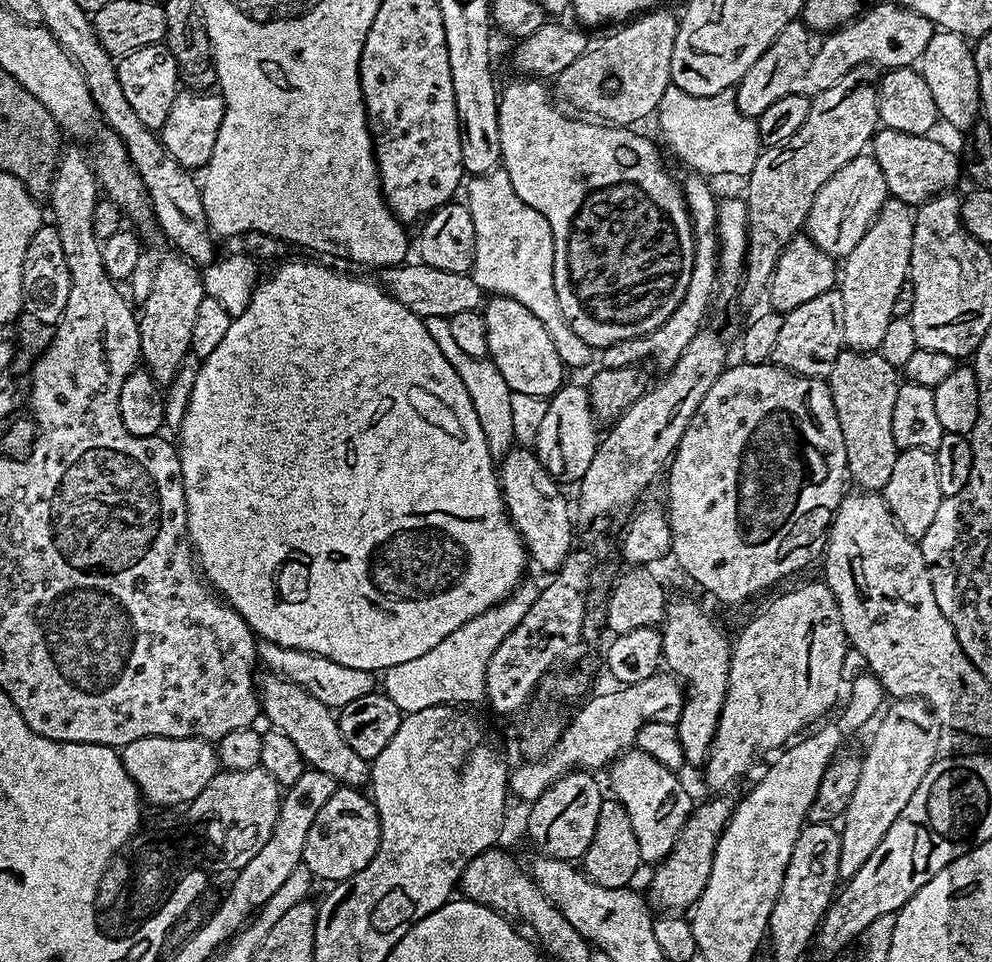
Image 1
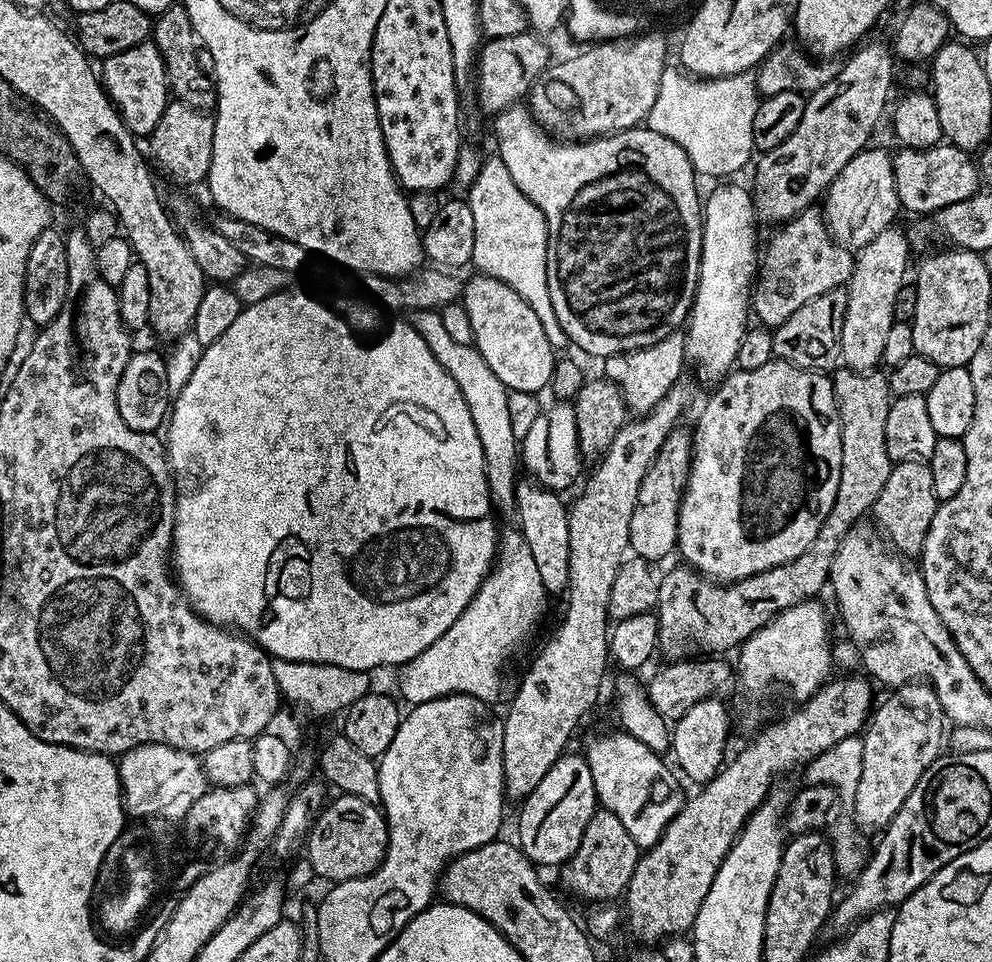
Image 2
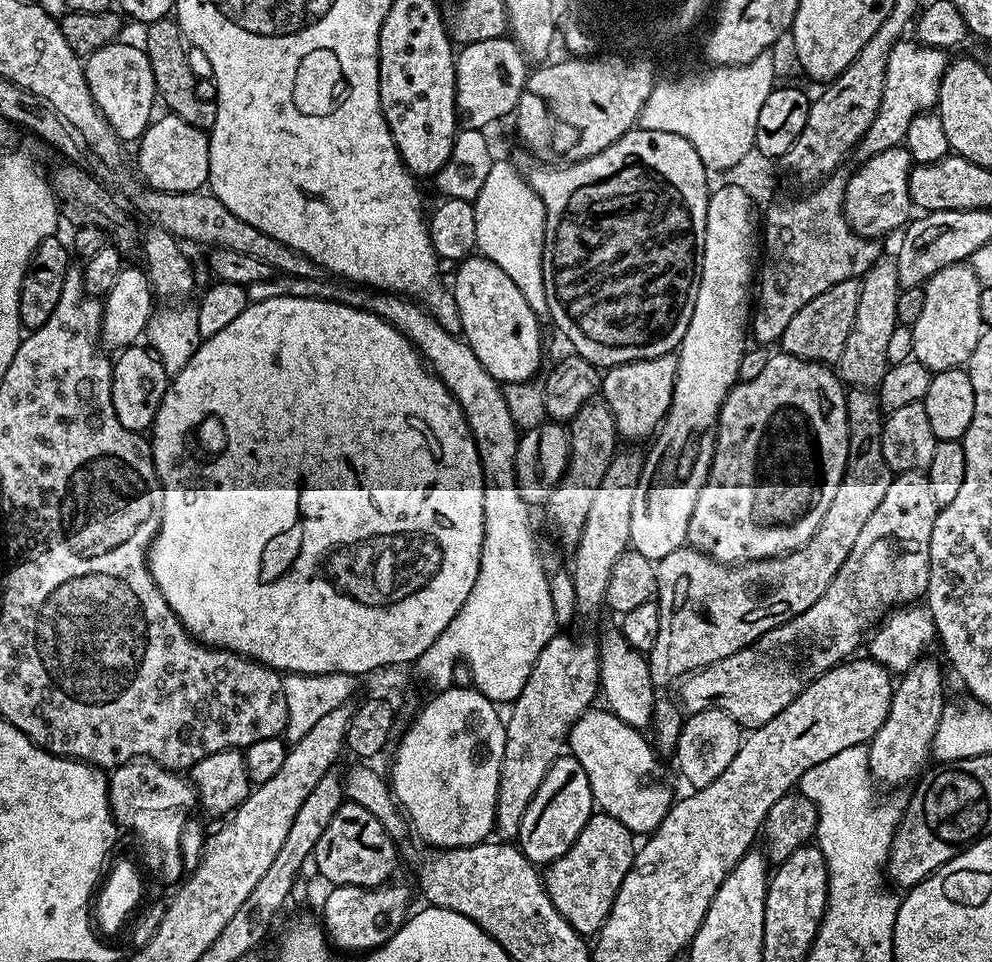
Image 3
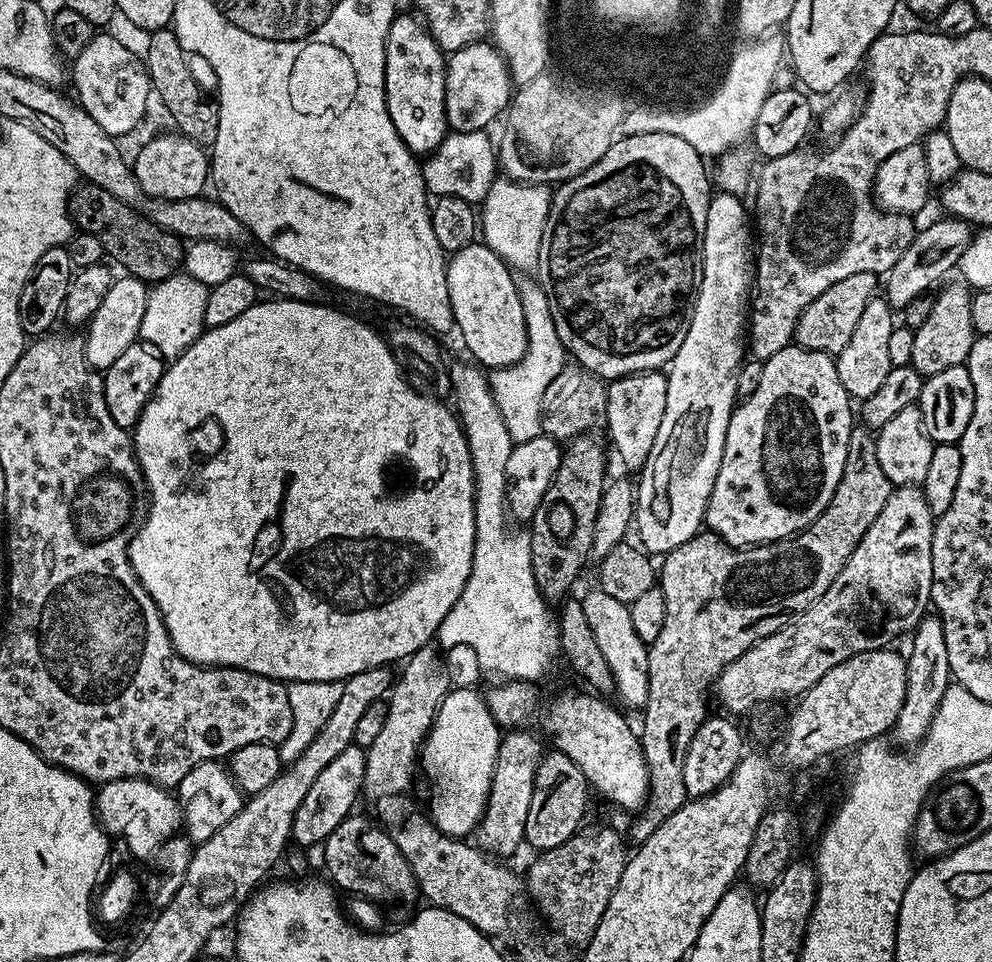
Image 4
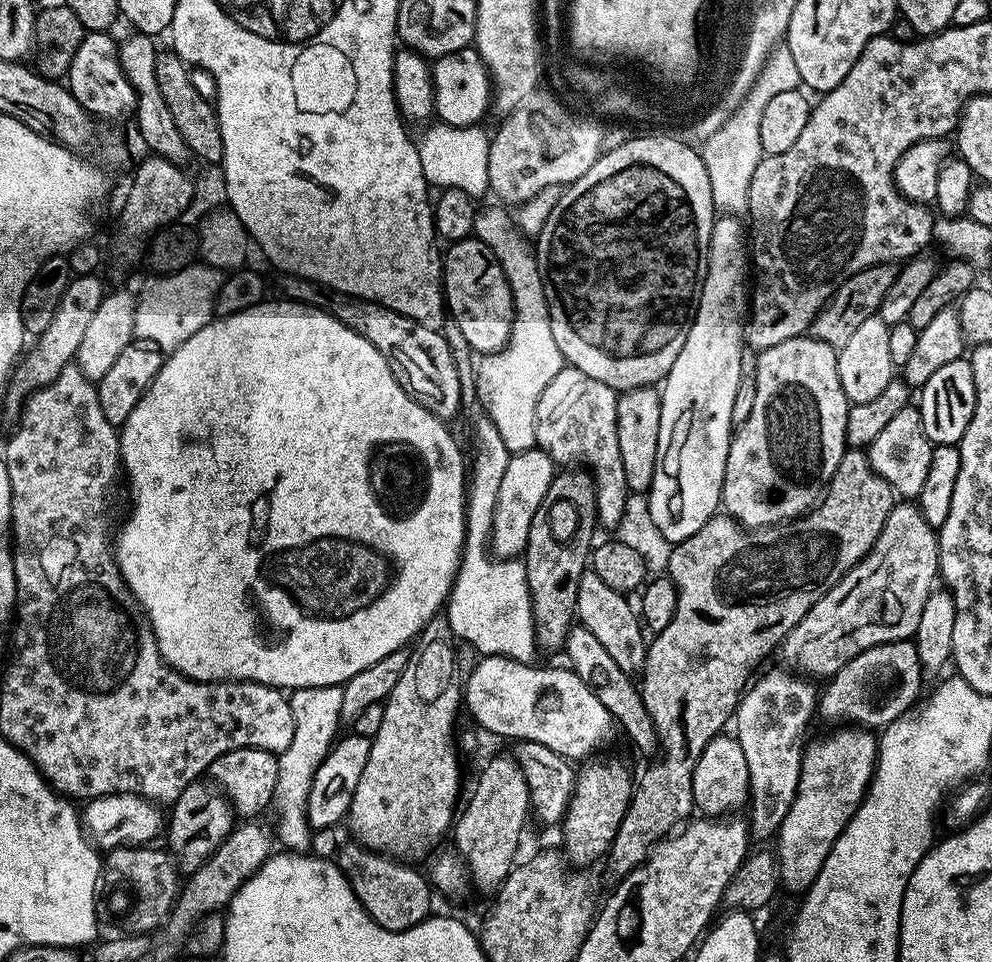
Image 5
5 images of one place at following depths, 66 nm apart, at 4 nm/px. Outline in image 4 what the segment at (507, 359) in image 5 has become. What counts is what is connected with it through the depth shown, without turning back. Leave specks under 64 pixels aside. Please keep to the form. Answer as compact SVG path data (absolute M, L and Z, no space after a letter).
M520 278L516 289L518 298L522 298L522 314L526 314L528 345L517 364L491 369L488 385L494 394L494 402L498 402L502 422L506 422L506 430L510 430L513 444L521 444L541 435L542 398L546 394L546 386L550 386L550 382L566 368L566 353L562 338L558 338L558 326L554 326L554 314L550 314L550 302L546 302L540 283L532 278Z

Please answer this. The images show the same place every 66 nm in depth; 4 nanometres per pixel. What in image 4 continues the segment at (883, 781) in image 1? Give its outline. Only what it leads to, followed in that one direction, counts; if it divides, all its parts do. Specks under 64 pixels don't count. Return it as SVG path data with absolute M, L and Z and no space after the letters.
M935 614L925 615L911 633L912 649L906 652L908 670L906 672L906 698L902 702L902 710L898 710L898 718L894 729L894 737L900 744L915 746L924 739L930 722L942 702L942 694L946 694L952 680L950 658L946 654L946 634L944 623Z

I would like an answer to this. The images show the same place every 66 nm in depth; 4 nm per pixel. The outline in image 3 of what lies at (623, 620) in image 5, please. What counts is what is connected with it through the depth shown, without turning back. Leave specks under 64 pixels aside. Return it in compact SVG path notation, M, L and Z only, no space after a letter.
M612 626L598 636L600 650L600 692L609 712L614 713L624 723L636 729L647 729L652 723L652 715L658 699L657 689L650 678L648 661L641 653L626 642L619 627Z

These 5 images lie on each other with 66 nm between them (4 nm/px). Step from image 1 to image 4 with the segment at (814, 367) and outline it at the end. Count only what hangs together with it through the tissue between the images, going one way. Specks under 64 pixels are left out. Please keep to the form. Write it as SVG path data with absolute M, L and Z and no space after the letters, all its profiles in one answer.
M877 273L850 274L850 278L842 278L842 282L834 282L830 290L818 294L806 310L796 319L795 343L806 350L825 352L835 357L844 349L846 342L854 335L858 327L858 318L862 318L862 310L866 310L866 302L870 302L878 292Z

